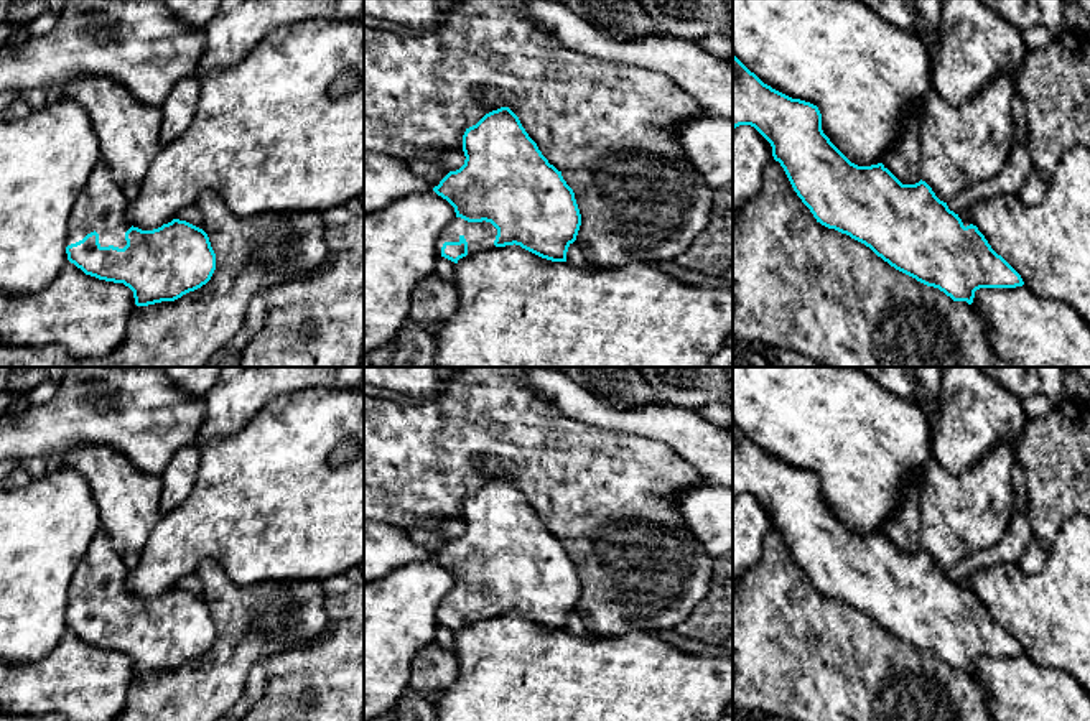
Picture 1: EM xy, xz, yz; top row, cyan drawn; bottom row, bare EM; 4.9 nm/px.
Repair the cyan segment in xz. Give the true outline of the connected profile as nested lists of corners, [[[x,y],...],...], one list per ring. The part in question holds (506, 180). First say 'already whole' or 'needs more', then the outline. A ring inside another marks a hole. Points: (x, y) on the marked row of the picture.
needs more; [[[509,107],[486,114],[466,128],[463,151],[464,165],[433,188],[456,212],[436,242],[438,255],[458,263],[477,252],[515,244],[542,258],[566,262],[568,247],[581,226],[575,193],[561,171],[542,155],[519,117]]]

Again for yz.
needs more; [[[733,53],[733,128],[739,125],[754,127],[771,143],[774,160],[817,222],[864,244],[896,270],[968,305],[980,288],[1024,285],[1021,275],[991,249],[967,211],[950,211],[922,179],[902,184],[883,163],[851,163],[823,133],[817,105],[764,84]]]

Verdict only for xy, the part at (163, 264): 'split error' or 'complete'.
split error

